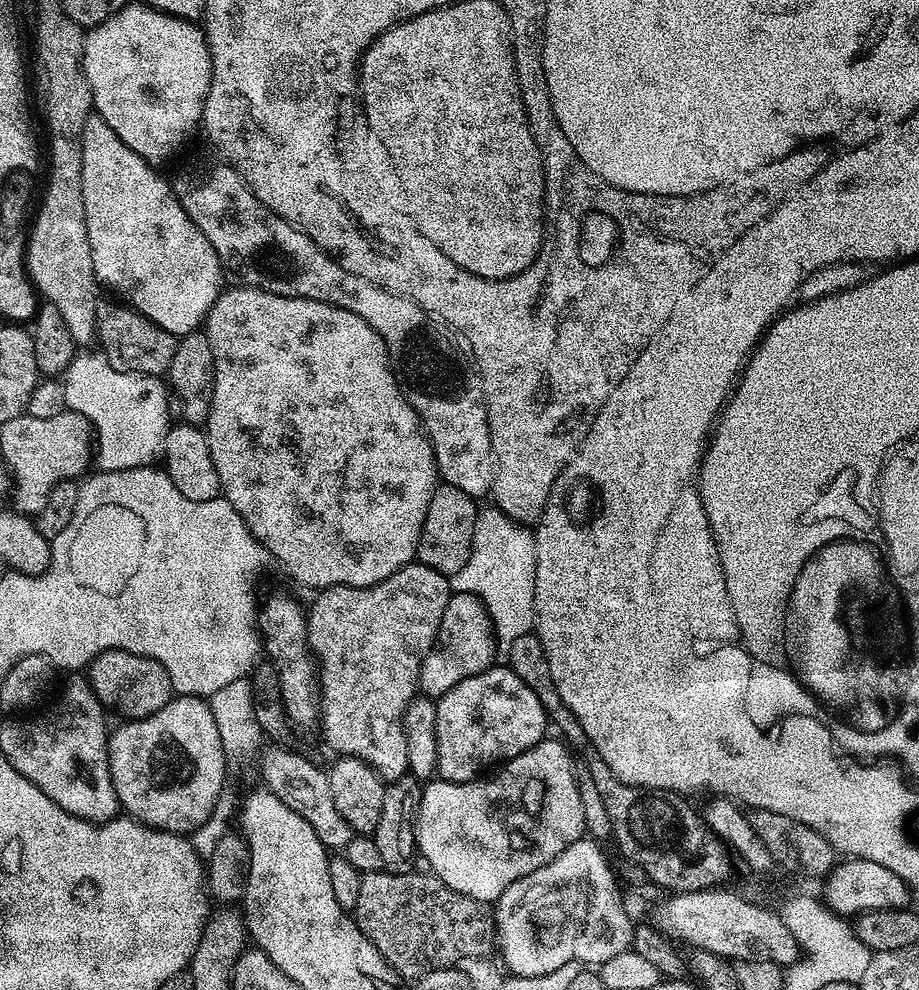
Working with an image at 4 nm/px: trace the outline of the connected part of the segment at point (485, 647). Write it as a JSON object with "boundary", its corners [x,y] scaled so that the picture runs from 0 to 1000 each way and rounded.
{"boundary":[[[510,598],[493,599],[481,620],[474,646],[457,671],[454,694],[460,702],[478,705],[505,685],[515,684],[516,681],[536,674],[540,659],[542,660],[542,652],[535,625],[522,603]]]}

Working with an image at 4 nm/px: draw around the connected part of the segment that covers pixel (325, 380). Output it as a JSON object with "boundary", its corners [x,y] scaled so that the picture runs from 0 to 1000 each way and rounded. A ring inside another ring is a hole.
{"boundary":[[[256,290],[249,295],[248,292],[240,294],[226,314],[224,324],[224,338],[233,358],[231,409],[224,439],[229,463],[233,463],[233,475],[237,475],[242,501],[262,520],[271,539],[288,554],[297,567],[300,565],[309,573],[316,585],[338,596],[362,594],[369,590],[391,594],[407,592],[454,565],[465,513],[477,488],[472,455],[457,421],[440,400],[435,404],[409,404],[409,343],[413,338],[400,328],[398,321],[390,321],[390,317],[355,305],[304,299],[284,291]]]}

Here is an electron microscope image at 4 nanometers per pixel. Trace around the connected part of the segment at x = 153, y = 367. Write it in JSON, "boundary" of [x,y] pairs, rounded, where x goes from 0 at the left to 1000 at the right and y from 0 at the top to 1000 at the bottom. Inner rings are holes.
{"boundary":[[[109,305],[104,308],[104,338],[112,360],[118,363],[120,370],[124,370],[124,374],[177,381],[185,366],[189,366],[194,340],[176,333],[176,329],[163,325],[163,321],[159,321],[138,306],[125,306]]]}

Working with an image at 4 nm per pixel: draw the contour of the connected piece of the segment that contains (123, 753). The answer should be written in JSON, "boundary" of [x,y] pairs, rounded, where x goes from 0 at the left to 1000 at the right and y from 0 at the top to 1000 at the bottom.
{"boundary":[[[188,702],[174,717],[152,726],[136,726],[118,745],[118,773],[126,806],[140,825],[178,840],[208,842],[233,818],[244,791],[245,771],[242,744],[225,706]]]}

